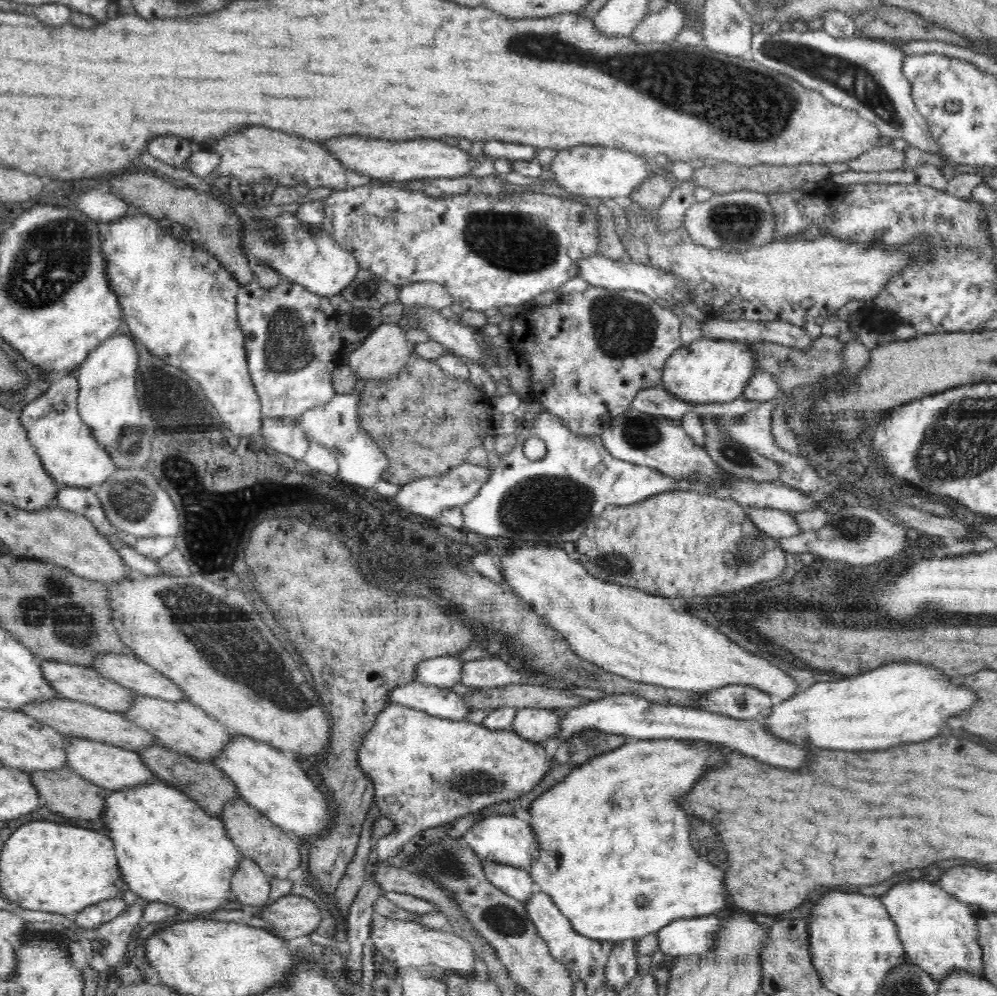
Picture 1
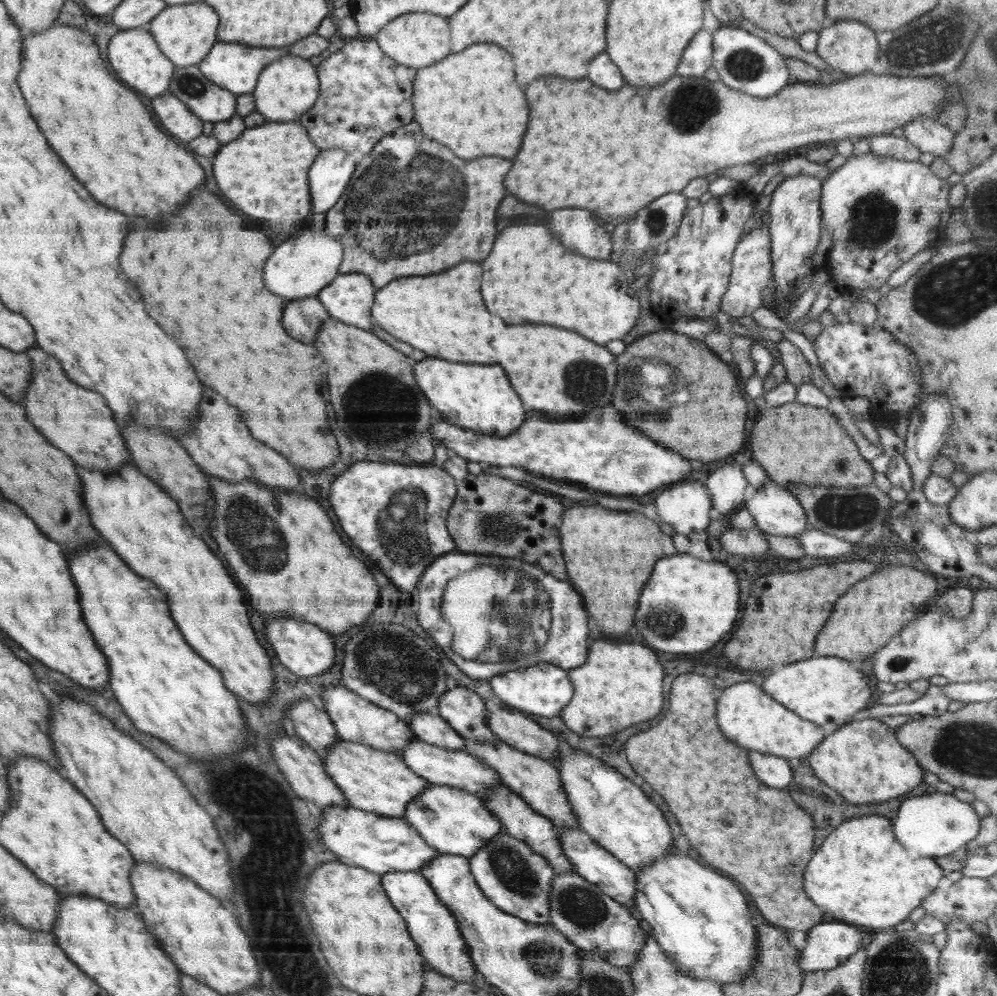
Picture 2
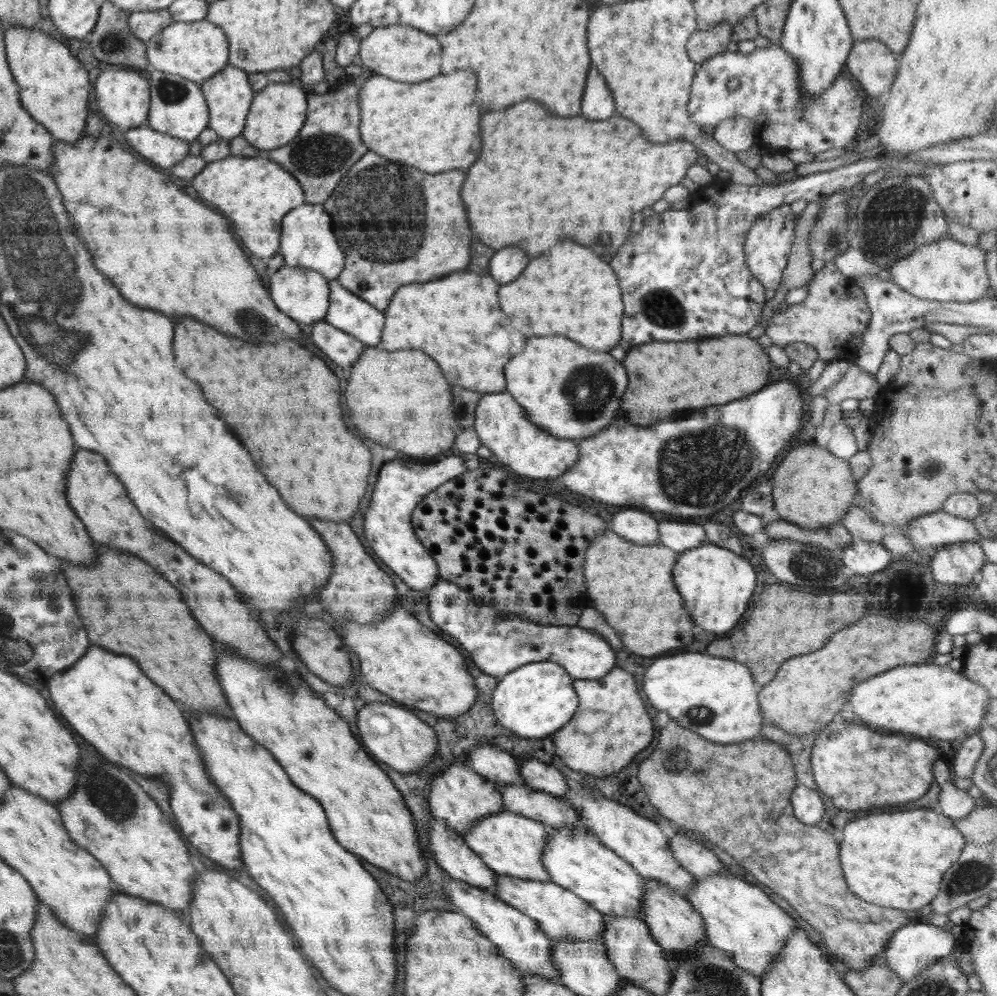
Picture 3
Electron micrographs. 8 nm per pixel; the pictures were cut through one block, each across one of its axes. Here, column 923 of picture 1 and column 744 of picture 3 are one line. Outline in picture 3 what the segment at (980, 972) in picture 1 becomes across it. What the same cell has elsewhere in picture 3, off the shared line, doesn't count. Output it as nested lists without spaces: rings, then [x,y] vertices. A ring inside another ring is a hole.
[[[728,872],[716,874],[709,878],[694,878],[692,889],[684,897],[694,907],[694,910],[700,914],[700,918],[704,922],[706,936],[708,936],[708,943],[727,952],[738,967],[750,971],[752,975],[760,980],[762,980],[762,973],[766,973],[766,969],[770,969],[770,963],[774,963],[776,953],[780,952],[782,945],[786,943],[786,939],[790,937],[790,933],[794,929],[792,928],[794,920],[770,900],[764,891],[742,880],[742,878],[738,878],[738,876],[730,875]]]

